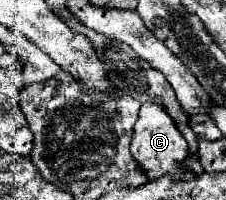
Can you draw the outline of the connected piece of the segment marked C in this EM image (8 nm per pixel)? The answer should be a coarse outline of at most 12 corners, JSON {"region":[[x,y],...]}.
{"region":[[158,102],[134,126],[132,158],[148,180],[178,170],[188,144]]}

